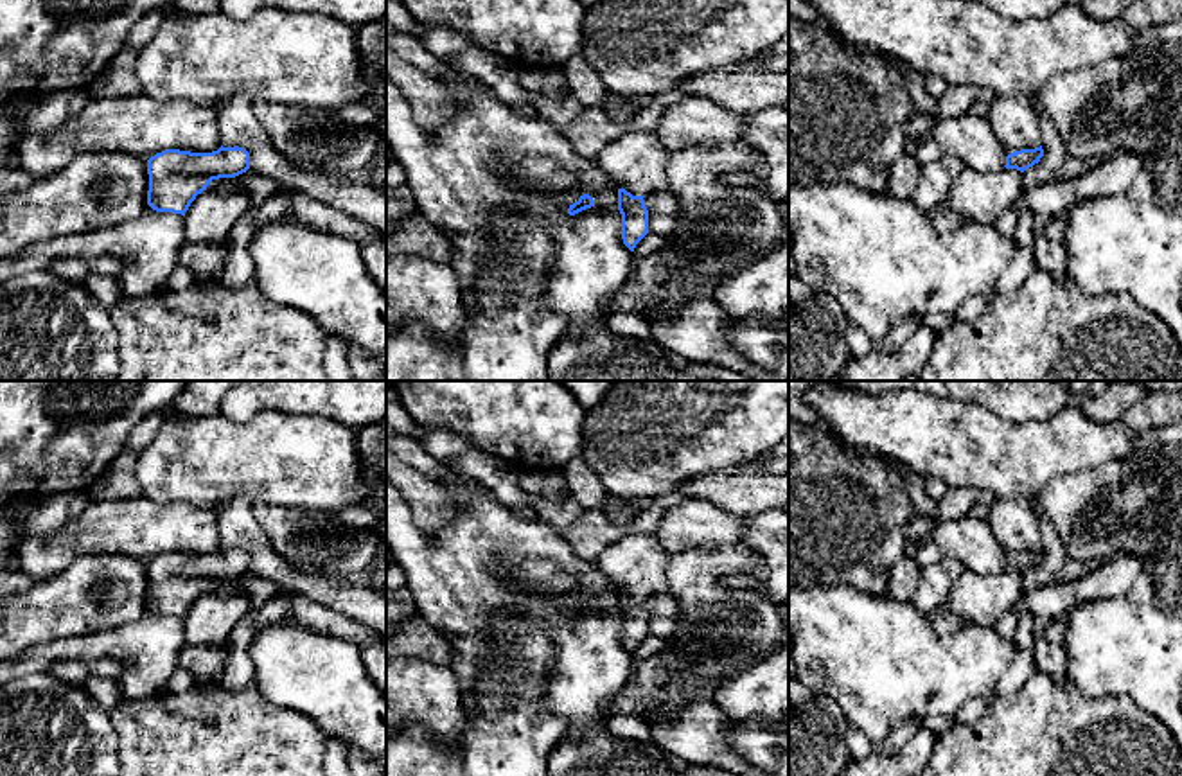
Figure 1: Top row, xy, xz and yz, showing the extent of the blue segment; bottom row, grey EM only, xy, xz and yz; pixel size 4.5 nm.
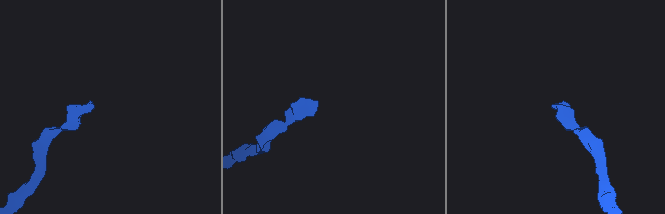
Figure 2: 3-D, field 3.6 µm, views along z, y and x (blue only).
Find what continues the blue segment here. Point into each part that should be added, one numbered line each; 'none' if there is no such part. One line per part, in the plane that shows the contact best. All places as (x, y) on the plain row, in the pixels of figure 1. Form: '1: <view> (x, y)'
1: xz (636, 564)

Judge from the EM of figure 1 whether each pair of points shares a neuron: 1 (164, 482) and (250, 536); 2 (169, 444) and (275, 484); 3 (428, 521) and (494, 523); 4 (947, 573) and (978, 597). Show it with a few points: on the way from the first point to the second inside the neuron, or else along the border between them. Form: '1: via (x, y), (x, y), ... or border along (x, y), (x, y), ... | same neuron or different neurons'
1: border along (250, 500), (238, 498), (212, 505) | different neurons
2: via (196, 460), (248, 460) | same neuron
3: border along (441, 482), (453, 500), (453, 518), (430, 536) | different neurons
4: border along (963, 568), (945, 600) | different neurons

